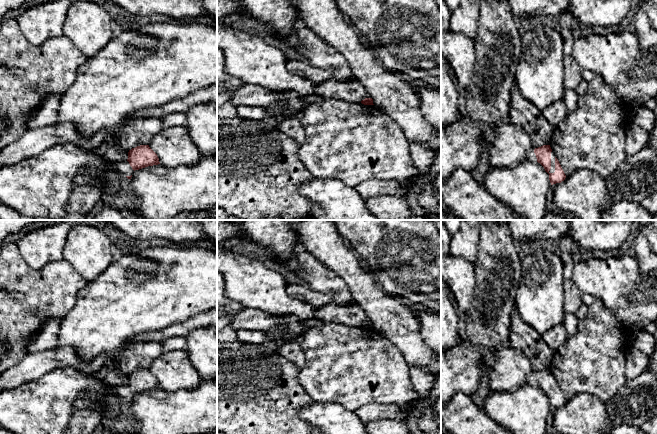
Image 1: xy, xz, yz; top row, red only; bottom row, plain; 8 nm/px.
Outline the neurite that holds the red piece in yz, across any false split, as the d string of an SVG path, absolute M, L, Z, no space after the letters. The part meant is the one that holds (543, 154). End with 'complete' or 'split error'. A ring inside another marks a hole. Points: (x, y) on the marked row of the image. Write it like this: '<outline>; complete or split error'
M543 145L534 150L530 150L527 155L527 160L538 162L544 167L545 171L549 174L551 185L561 183L566 178L566 175L550 145Z; split error

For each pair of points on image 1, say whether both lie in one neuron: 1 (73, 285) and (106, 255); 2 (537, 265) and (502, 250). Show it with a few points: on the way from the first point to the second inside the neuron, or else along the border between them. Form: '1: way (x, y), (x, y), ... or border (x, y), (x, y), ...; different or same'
1: border (66, 260), (86, 281); different
2: border (522, 260), (519, 283); different

